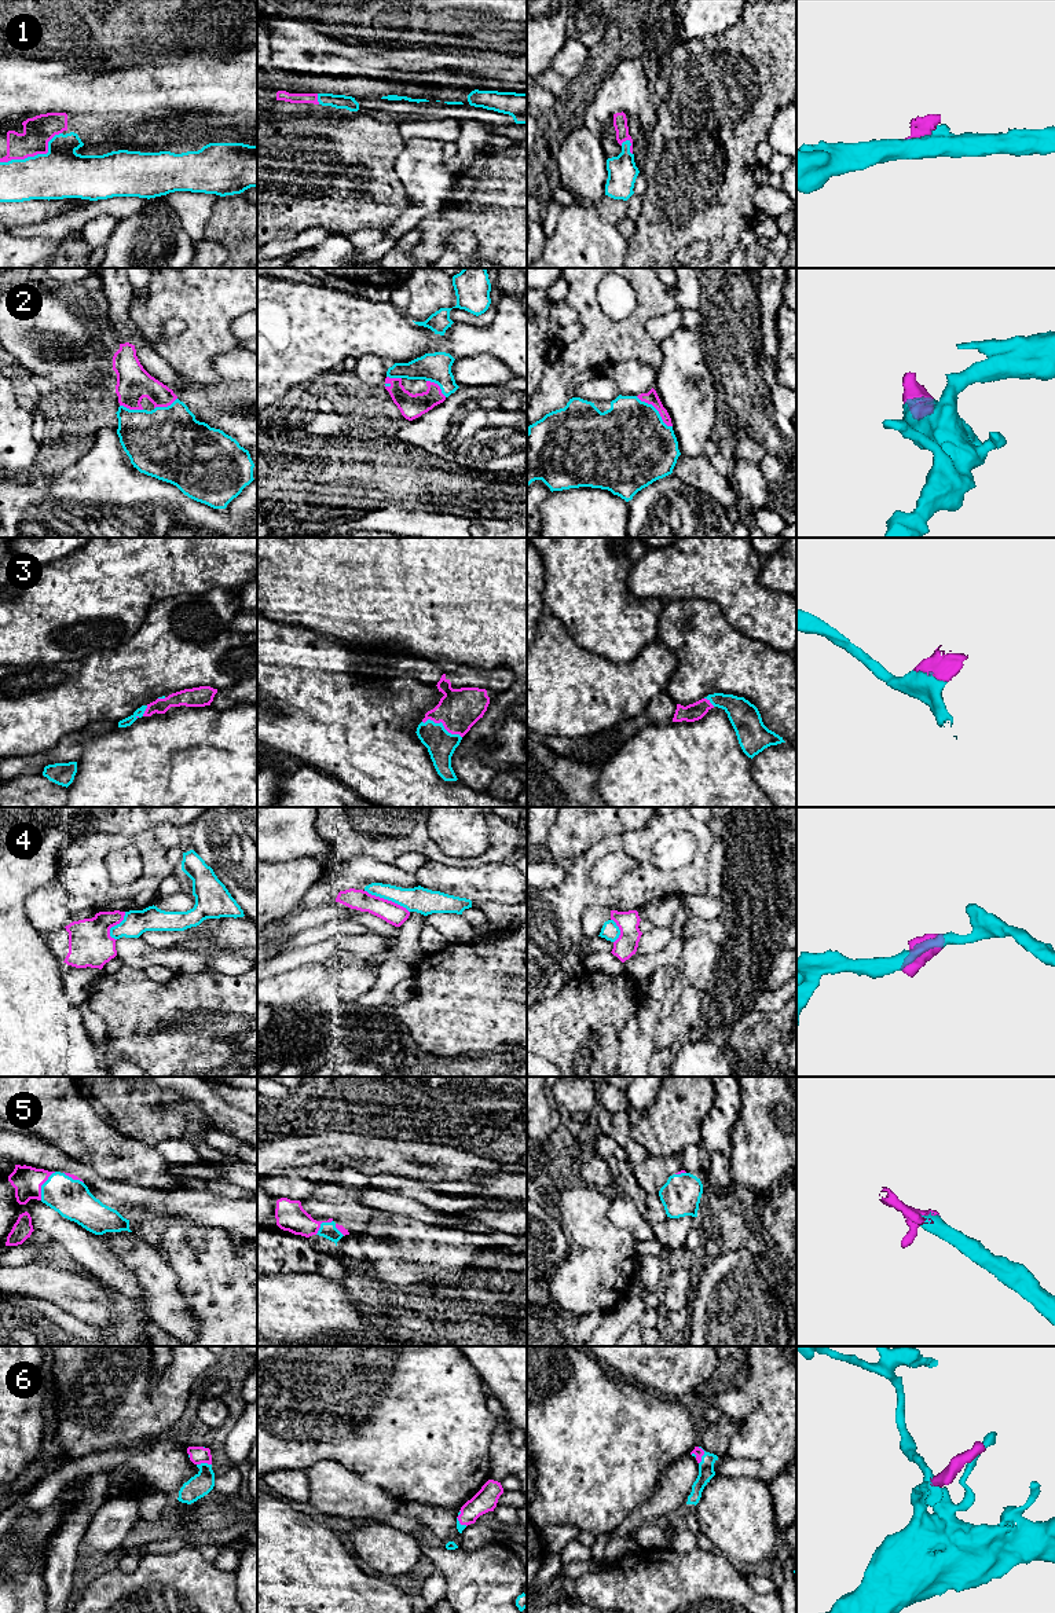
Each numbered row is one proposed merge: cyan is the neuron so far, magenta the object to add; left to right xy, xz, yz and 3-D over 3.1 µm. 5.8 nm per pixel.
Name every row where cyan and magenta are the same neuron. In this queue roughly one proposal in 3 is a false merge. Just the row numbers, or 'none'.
2, 3, 5, 6

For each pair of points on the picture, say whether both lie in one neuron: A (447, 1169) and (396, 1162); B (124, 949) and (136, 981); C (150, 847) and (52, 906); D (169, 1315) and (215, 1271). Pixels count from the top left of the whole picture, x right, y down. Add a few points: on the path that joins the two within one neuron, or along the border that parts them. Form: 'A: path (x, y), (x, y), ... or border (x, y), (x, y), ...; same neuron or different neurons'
A: path (435, 1169), (417, 1168), (409, 1164); same neuron
B: border (124, 964), (145, 971); different neurons
C: path (124, 842), (109, 843), (72, 880); same neuron
D: border (172, 1268), (196, 1329); different neurons

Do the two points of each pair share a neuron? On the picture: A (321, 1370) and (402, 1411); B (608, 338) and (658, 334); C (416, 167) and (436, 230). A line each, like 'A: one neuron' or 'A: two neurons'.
A: one neuron
B: two neurons
C: two neurons

